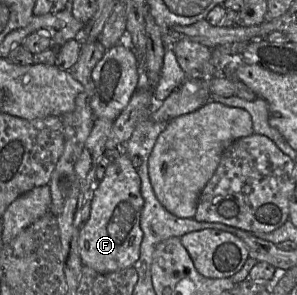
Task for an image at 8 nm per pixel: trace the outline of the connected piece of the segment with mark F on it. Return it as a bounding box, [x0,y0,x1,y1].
[79,151,143,274]

